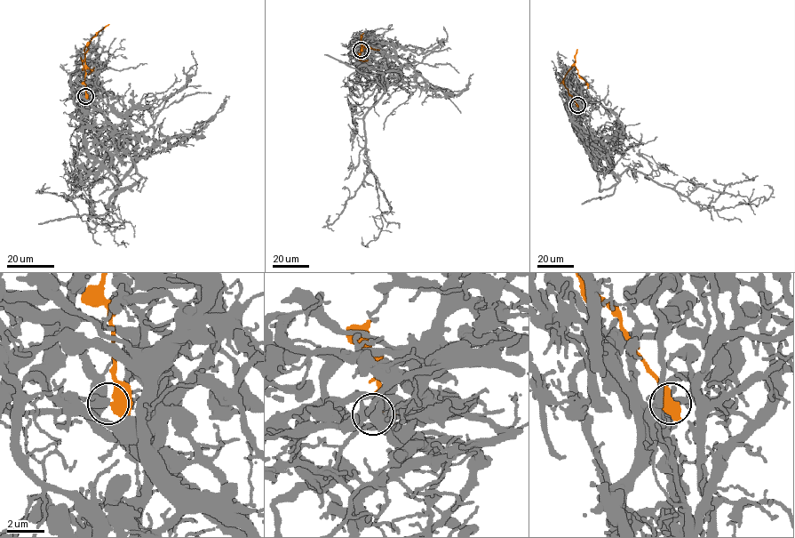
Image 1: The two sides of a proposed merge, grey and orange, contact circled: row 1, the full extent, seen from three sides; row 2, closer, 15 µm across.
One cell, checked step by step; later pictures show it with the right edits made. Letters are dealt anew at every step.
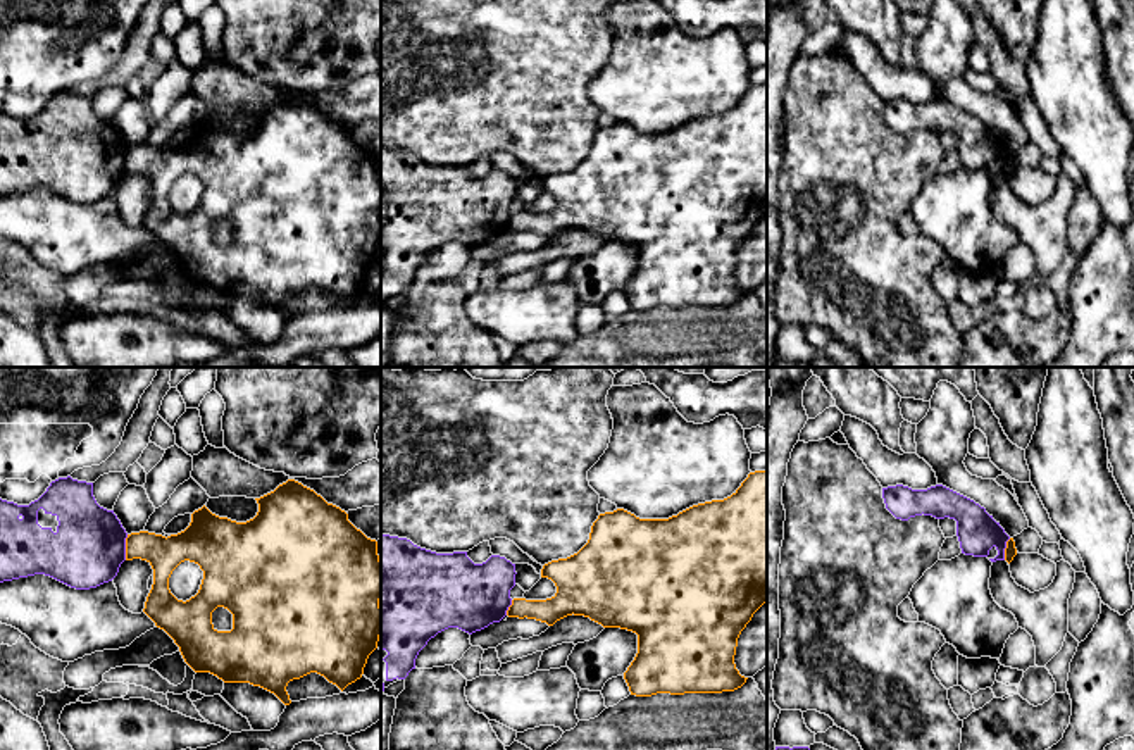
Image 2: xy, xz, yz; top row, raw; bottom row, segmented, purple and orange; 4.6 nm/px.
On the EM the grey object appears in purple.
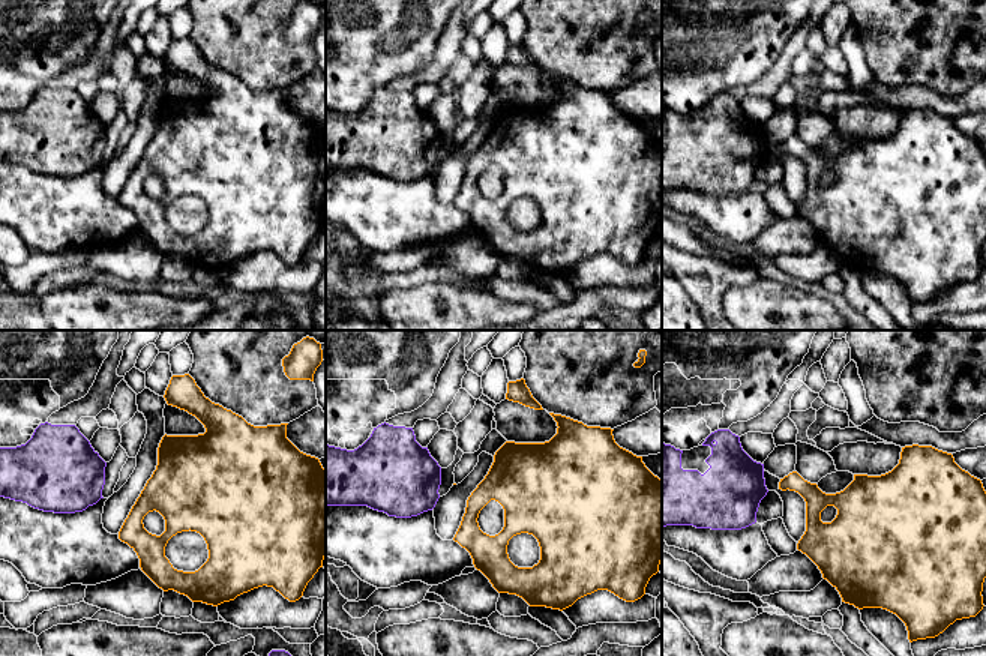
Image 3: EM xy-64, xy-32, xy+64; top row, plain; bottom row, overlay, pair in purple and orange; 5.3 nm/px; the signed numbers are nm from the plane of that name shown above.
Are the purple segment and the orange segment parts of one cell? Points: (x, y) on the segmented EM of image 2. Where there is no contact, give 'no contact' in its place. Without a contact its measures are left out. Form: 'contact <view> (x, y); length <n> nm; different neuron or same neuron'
contact xy (124, 547); length 120 nm; different neuron

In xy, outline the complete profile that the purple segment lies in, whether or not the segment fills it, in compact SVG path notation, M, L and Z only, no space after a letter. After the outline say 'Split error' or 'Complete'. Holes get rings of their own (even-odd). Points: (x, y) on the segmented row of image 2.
M59 478L29 505L0 498L0 583L45 574L76 590L97 588L117 576L126 538L114 510L97 503L93 483Z. Split error

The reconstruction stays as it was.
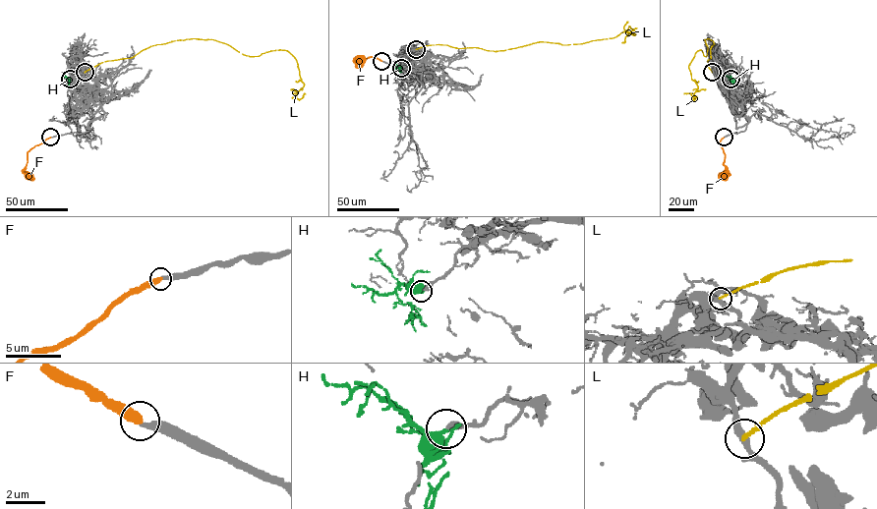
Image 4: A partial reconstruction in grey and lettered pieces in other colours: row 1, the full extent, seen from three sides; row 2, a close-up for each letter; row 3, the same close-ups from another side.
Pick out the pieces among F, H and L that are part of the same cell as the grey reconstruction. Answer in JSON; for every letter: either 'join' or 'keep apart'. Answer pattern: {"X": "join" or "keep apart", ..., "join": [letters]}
{"F": "join", "H": "keep apart", "L": "keep apart", "join": ["F"]}

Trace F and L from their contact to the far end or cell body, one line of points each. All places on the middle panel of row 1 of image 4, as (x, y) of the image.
F: (381, 61), (370, 57), (356, 64), (366, 59)
L: (416, 49), (581, 43), (613, 37), (629, 27), (635, 35), (627, 32), (637, 28)

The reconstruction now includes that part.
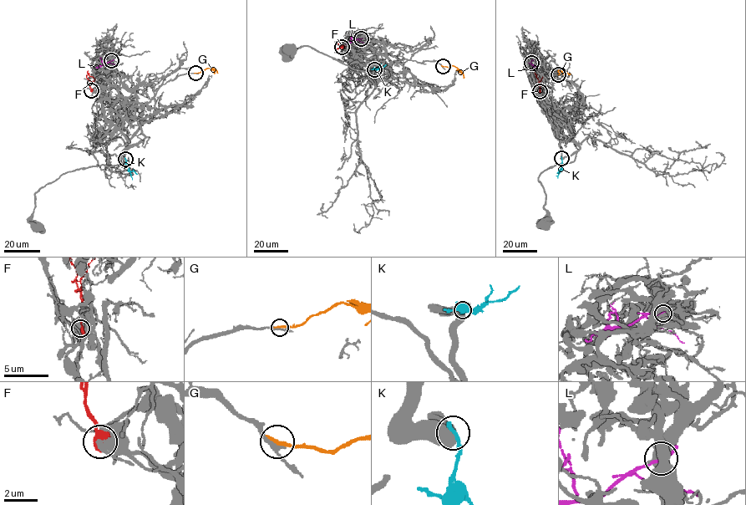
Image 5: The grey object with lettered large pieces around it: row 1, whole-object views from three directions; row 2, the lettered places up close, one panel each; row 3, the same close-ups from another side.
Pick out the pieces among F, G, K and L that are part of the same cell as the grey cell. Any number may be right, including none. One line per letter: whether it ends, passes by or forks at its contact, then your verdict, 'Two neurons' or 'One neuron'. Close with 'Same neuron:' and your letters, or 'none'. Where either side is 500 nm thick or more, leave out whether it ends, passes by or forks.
F: One neuron
G: It ends there. Two neurons
K: Two neurons
L: Two neurons
Same neuron: F

